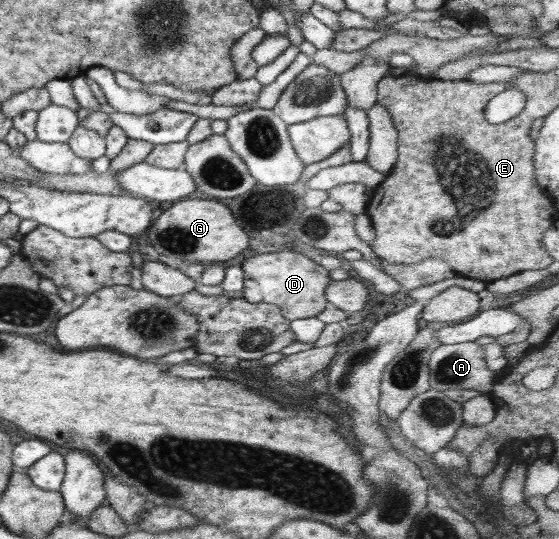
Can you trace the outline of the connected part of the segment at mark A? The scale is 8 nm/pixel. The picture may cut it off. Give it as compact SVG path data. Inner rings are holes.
M474 341L454 343L454 345L440 345L432 352L428 362L429 382L432 389L473 389L481 394L493 391L497 382L494 371L490 371L485 361L485 351Z

